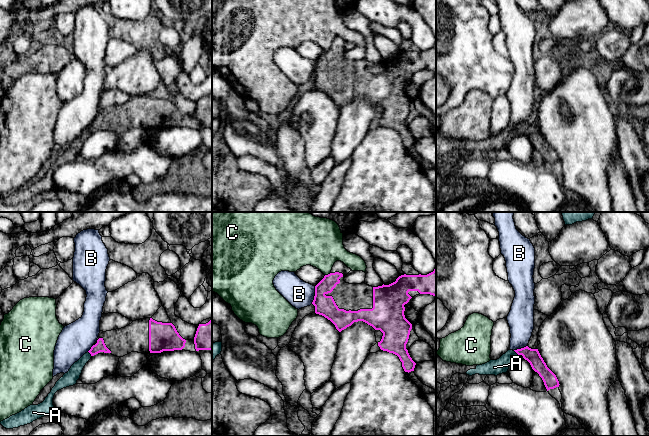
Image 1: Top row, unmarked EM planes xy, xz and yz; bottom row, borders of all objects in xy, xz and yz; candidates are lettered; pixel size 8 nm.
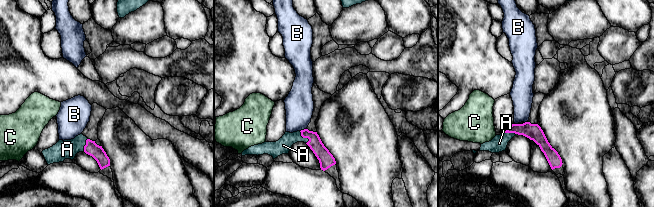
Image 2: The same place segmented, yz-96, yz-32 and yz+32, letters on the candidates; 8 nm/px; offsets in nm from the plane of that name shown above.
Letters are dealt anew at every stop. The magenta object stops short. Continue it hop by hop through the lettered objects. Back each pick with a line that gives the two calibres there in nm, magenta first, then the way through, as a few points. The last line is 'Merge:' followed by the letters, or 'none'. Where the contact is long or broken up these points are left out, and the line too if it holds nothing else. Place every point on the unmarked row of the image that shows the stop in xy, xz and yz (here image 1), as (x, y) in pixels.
A: Thickness 120 nm (magenta) against 130 nm
Merge: A

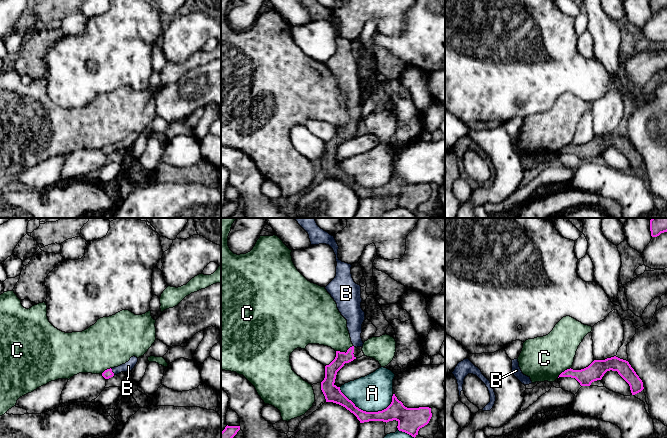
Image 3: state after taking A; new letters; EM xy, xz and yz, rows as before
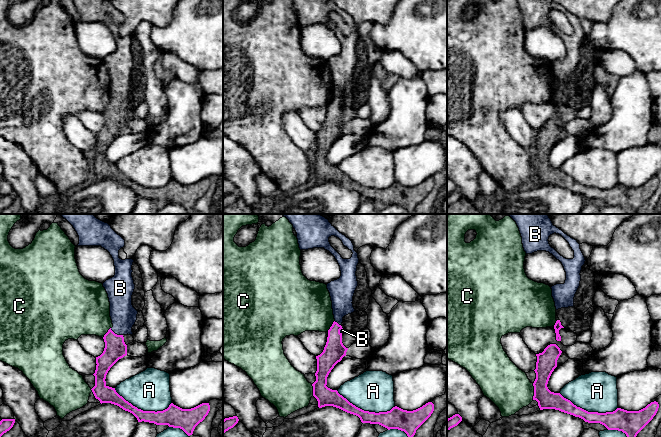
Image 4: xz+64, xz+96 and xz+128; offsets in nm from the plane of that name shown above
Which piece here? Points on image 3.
B: Thickness 70 nm (magenta) against 80 nm. Path across: xy (108, 149), (111, 147), (128, 142)
Merge: B

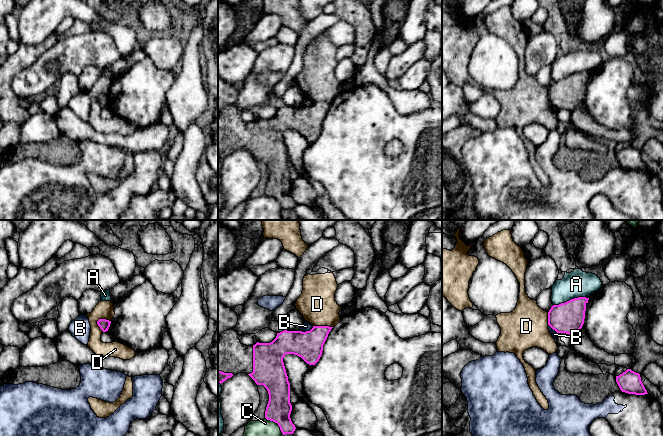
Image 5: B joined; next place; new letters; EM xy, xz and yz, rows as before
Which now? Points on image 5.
Merge: none

